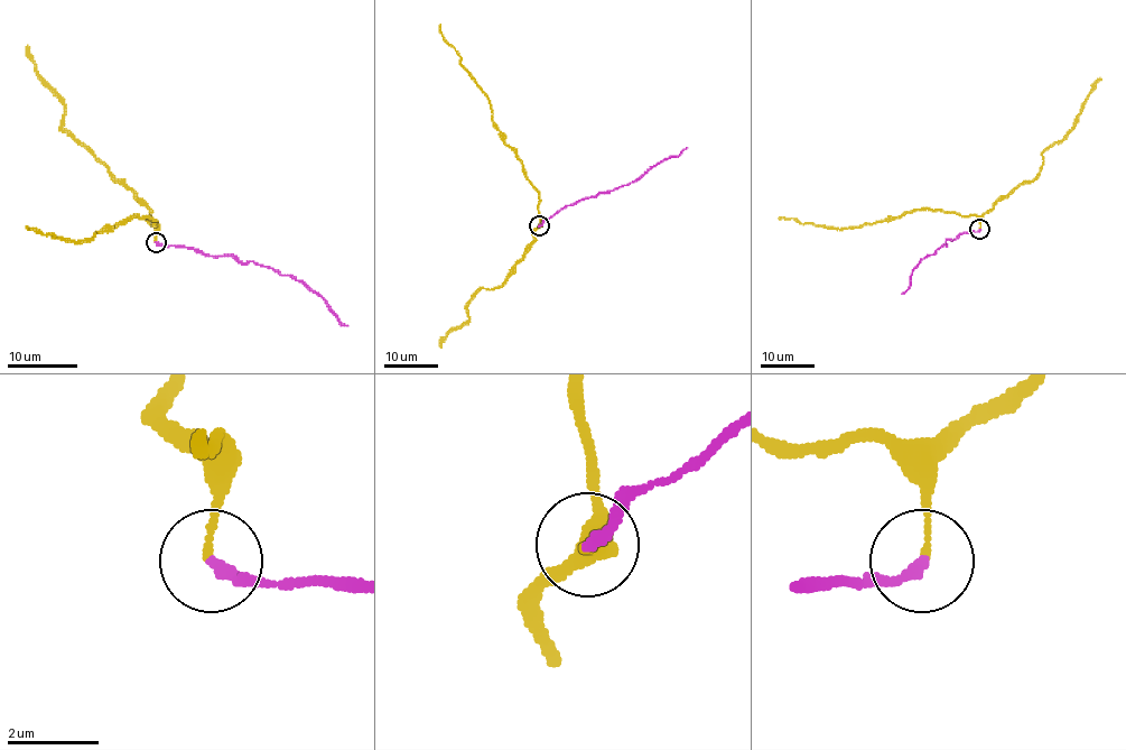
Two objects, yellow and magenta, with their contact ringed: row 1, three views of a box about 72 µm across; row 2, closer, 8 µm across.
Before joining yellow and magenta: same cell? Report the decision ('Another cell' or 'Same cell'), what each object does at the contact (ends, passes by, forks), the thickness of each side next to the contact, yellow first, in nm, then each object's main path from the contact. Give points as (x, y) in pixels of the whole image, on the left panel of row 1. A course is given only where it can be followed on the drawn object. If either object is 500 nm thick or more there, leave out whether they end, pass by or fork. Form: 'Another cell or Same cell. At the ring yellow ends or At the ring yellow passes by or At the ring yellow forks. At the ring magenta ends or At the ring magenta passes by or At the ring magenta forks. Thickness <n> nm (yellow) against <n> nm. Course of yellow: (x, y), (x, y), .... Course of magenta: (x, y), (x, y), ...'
Same cell. At the ring yellow ends. At the ring magenta ends. Thickness 130 nm (yellow) against 260 nm. Course of yellow: (156, 242), (156, 221), (139, 215), (77, 242), (42, 234), (27, 228). Course of magenta: (156, 242), (208, 256), (234, 256), (243, 262), (291, 275), (347, 325)

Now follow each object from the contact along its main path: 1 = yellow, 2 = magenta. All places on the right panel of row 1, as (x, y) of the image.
1: (979, 229), (980, 221), (975, 215), (930, 209), (914, 209), (874, 223), (839, 229), (778, 219)
2: (979, 229), (947, 240), (928, 255), (913, 269), (911, 285), (901, 294)

